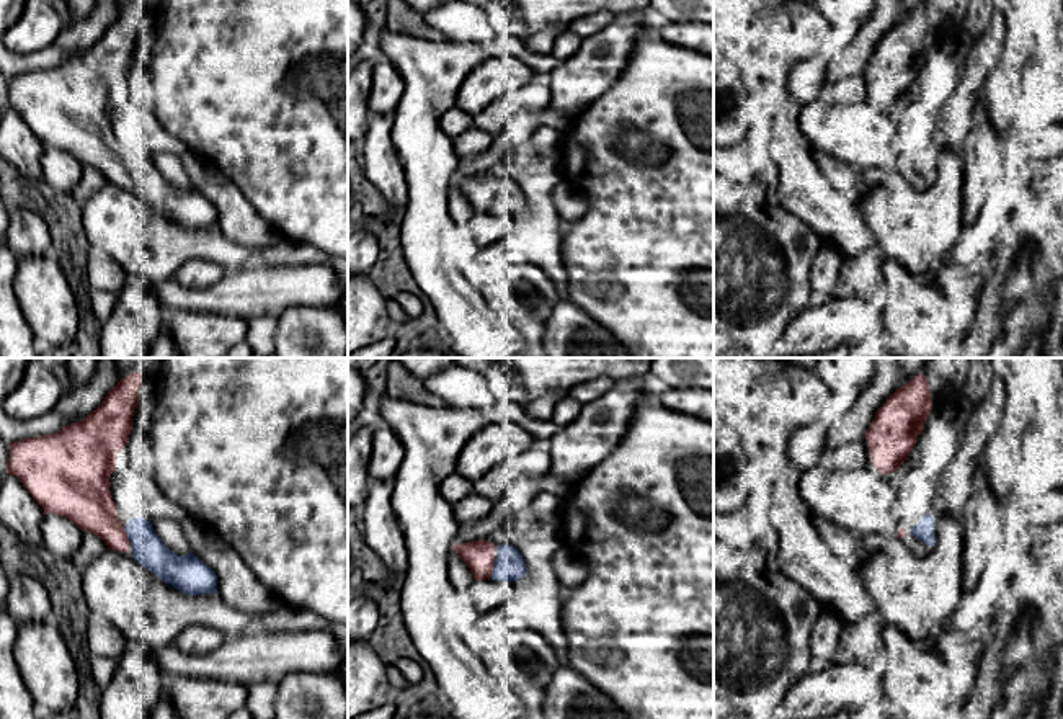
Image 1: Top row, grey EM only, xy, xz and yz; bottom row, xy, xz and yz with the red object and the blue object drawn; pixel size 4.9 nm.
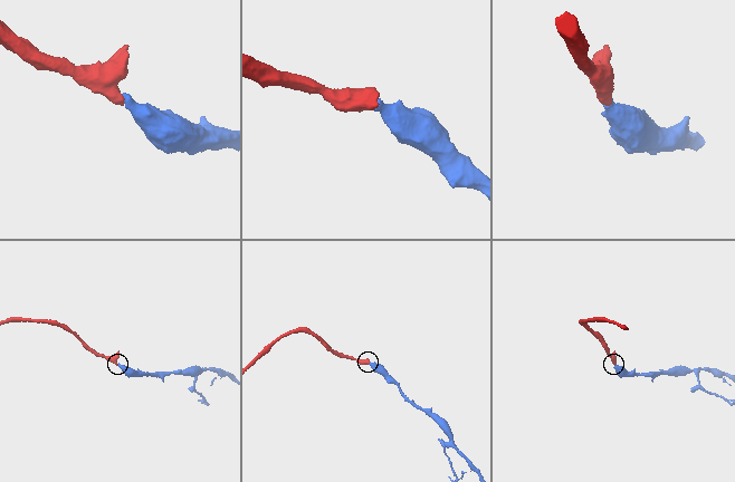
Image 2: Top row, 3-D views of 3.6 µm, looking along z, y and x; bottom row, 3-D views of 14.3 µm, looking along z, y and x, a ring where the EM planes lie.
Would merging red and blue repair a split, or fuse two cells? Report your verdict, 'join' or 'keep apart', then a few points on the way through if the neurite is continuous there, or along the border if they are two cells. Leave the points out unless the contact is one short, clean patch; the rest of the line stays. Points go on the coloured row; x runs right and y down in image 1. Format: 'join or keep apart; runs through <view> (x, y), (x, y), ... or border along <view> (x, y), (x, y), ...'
join; runs through xz (479, 556), (493, 566), (510, 566)

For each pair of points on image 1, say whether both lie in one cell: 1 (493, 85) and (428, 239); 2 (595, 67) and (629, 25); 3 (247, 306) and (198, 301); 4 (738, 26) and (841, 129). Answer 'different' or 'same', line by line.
1: different
2: same
3: same
4: different

